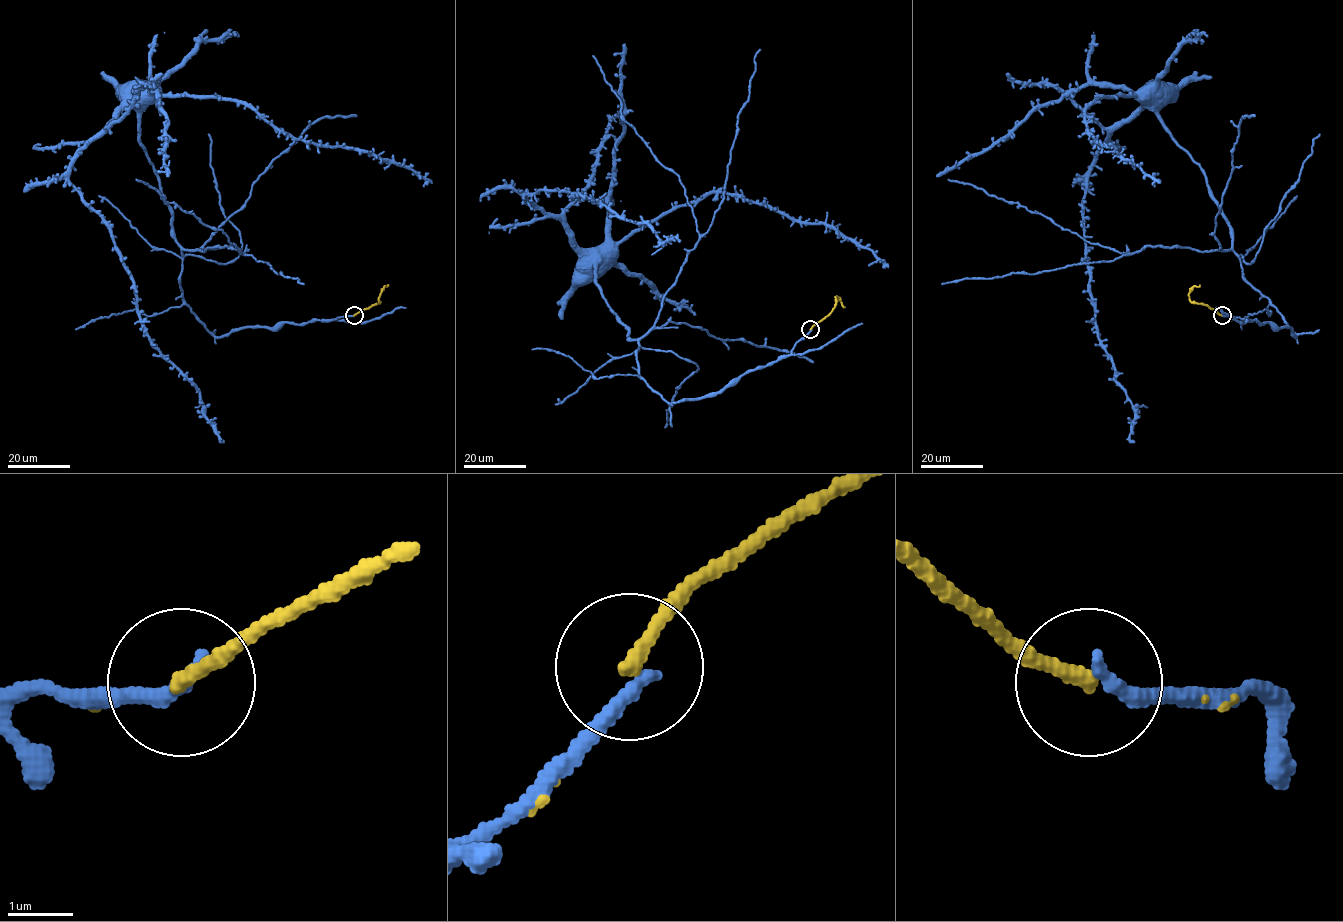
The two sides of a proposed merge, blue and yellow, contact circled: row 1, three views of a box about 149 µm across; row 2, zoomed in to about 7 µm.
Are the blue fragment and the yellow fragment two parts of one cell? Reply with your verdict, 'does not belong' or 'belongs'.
belongs

